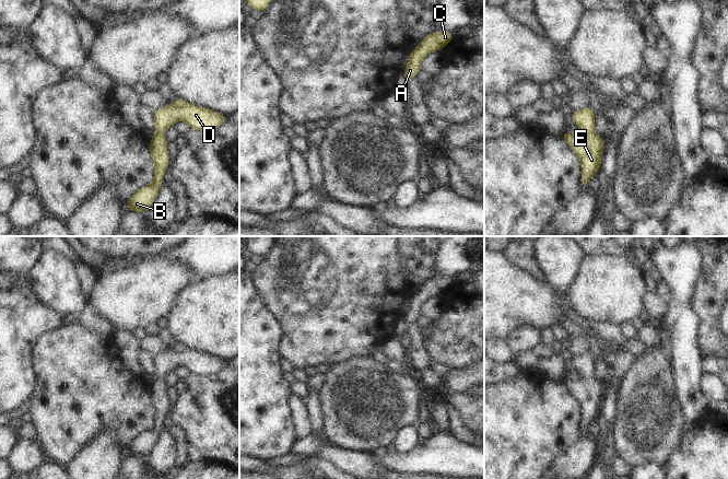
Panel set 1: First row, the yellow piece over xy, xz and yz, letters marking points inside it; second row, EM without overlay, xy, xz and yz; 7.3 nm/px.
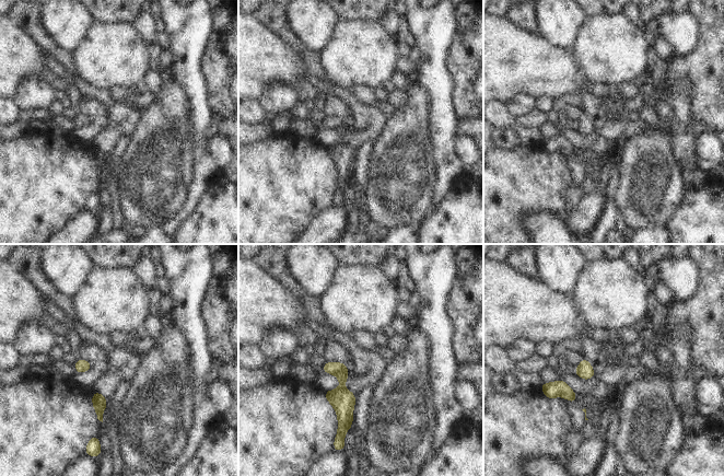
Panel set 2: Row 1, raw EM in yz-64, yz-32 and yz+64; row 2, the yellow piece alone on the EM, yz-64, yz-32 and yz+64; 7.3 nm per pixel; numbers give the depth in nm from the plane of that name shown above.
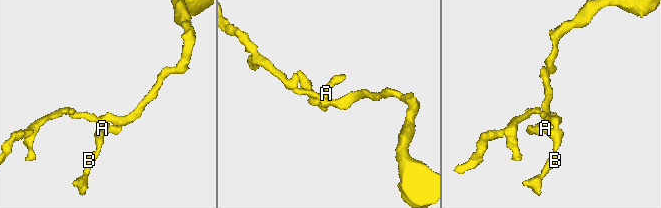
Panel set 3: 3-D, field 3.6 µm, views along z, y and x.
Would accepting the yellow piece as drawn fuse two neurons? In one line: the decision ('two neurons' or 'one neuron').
one neuron

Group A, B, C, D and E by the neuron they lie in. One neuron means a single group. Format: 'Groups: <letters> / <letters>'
Groups: A B C D E

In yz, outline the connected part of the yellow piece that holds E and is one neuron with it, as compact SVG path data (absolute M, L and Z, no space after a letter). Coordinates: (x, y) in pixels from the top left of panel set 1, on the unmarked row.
M590 352L573 355L575 369L583 375L582 378L561 378L571 395L578 401L582 408L582 431L588 432L590 422L597 419L604 386L595 377L596 361Z

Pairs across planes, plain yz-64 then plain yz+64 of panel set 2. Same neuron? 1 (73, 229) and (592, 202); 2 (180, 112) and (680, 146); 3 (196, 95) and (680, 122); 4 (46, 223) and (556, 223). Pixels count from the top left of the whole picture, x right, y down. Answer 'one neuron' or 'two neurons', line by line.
1: one neuron
2: two neurons
3: one neuron
4: two neurons

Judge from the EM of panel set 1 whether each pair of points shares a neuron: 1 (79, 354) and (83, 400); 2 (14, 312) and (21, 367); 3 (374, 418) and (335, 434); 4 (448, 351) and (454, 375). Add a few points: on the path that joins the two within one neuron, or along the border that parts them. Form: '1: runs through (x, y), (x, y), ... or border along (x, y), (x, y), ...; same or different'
1: runs through (79, 365), (82, 389); same
2: runs through (14, 326), (14, 353); same
3: runs through (364, 418), (353, 418), (344, 424); same
4: border along (472, 363), (466, 366), (449, 369); different

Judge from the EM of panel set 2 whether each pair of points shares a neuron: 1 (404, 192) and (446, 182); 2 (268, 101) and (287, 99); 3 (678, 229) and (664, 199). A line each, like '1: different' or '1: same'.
1: different
2: same
3: different

